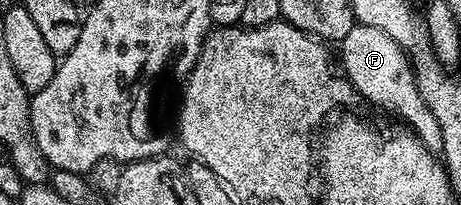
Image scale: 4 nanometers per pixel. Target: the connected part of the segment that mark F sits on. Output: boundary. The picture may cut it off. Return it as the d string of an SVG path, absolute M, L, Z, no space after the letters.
M355 23L352 30L345 35L339 45L342 60L341 71L355 93L372 104L398 112L403 123L417 134L429 152L440 154L443 150L443 134L431 110L420 98L416 89L414 72L410 68L409 59L401 46L392 41L388 34L372 26Z

